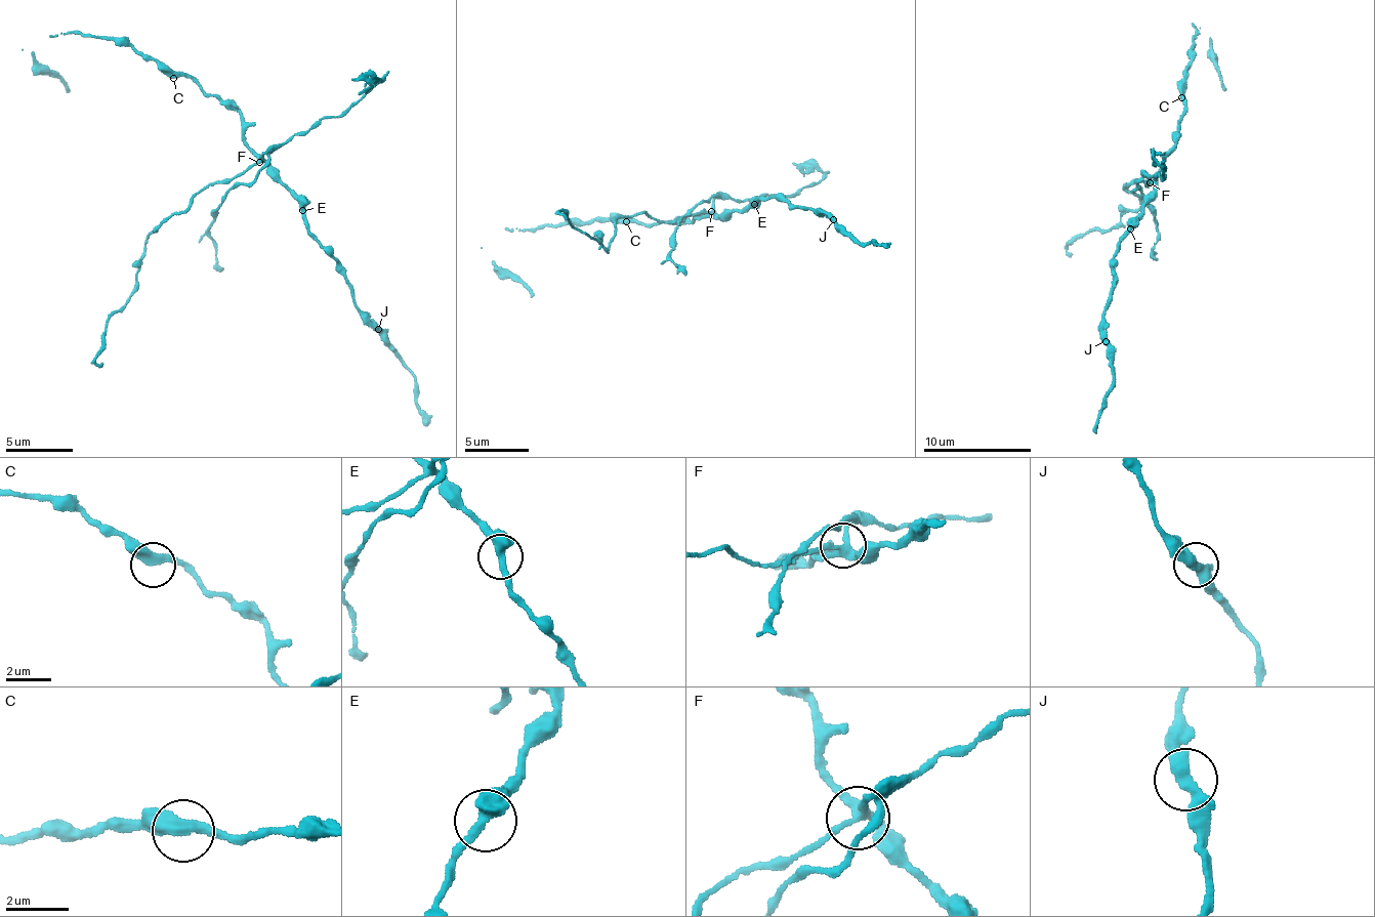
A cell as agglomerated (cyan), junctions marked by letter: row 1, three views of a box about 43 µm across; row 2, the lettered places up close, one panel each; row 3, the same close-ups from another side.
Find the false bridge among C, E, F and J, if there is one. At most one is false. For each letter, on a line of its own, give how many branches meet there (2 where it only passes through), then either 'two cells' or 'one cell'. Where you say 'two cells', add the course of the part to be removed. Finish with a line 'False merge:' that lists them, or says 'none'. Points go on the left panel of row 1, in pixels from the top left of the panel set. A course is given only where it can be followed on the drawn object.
C: 2 branches meet; one cell
E: 2 branches meet; one cell
F: 4 branches meet; two cells; foreign part runs (260, 161), (207, 184), (185, 209), (169, 215), (148, 236), (136, 287), (103, 334), (94, 358), (105, 362)
J: 2 branches meet; one cell
False merge: F

